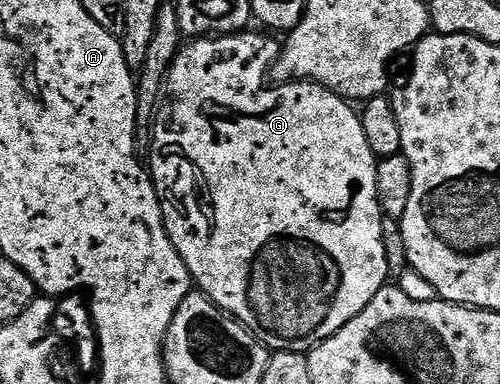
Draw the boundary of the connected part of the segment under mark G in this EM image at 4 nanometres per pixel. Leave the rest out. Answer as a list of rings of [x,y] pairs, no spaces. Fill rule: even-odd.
[[[245,29],[234,35],[217,35],[215,37],[201,37],[191,40],[187,45],[181,46],[180,51],[176,54],[176,60],[172,62],[172,68],[168,70],[168,77],[164,80],[163,98],[168,98],[168,104],[159,108],[158,114],[154,119],[152,131],[152,163],[150,162],[150,174],[152,184],[156,187],[156,192],[160,198],[160,208],[164,214],[164,228],[170,237],[170,241],[174,245],[176,252],[182,257],[182,261],[186,265],[186,269],[192,275],[192,282],[203,294],[207,295],[217,307],[226,315],[231,315],[233,319],[243,325],[246,330],[251,331],[265,347],[273,352],[277,351],[298,351],[307,353],[313,347],[319,345],[322,341],[326,341],[334,333],[338,333],[338,329],[342,329],[342,325],[346,325],[350,321],[354,321],[354,317],[358,317],[358,313],[362,313],[362,309],[366,309],[366,305],[370,305],[370,301],[374,301],[374,297],[386,286],[390,276],[388,274],[388,266],[386,265],[386,249],[384,248],[384,238],[382,237],[382,225],[385,216],[380,210],[380,202],[378,201],[378,181],[376,180],[376,154],[370,149],[370,144],[366,141],[366,133],[362,133],[362,121],[360,120],[357,108],[349,100],[344,99],[341,95],[335,95],[330,89],[326,89],[317,83],[309,83],[307,81],[293,81],[290,83],[282,83],[272,85],[268,88],[264,84],[264,75],[271,72],[273,63],[280,57],[281,44],[275,43],[273,36],[268,33],[261,33],[259,30]]]

